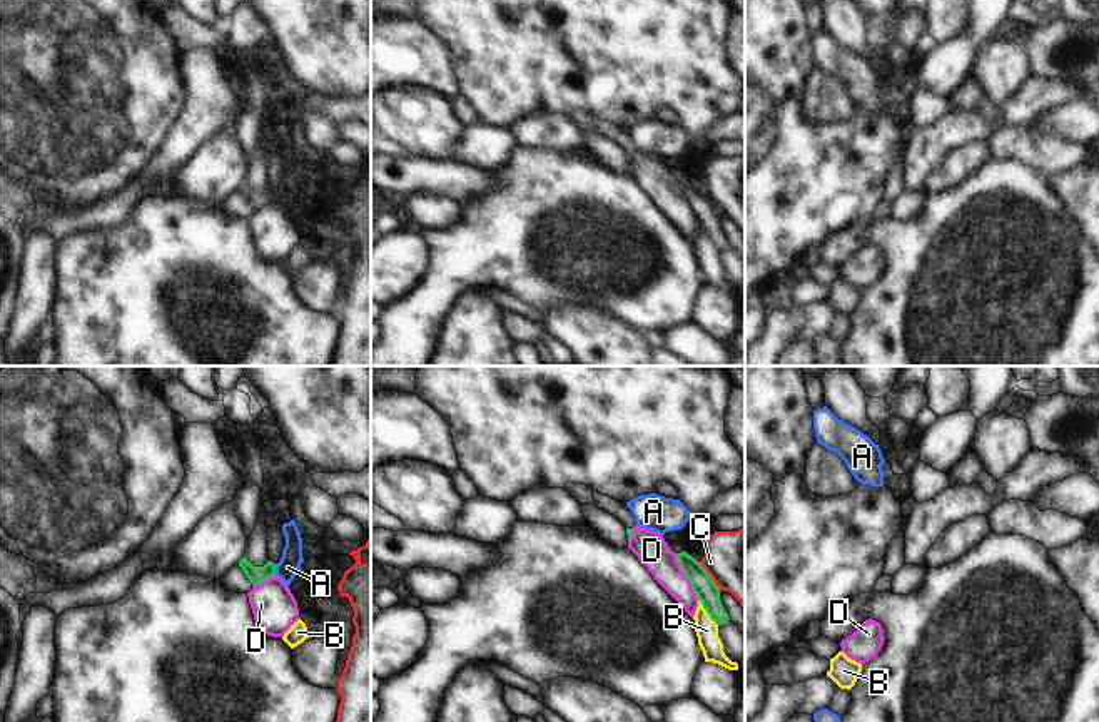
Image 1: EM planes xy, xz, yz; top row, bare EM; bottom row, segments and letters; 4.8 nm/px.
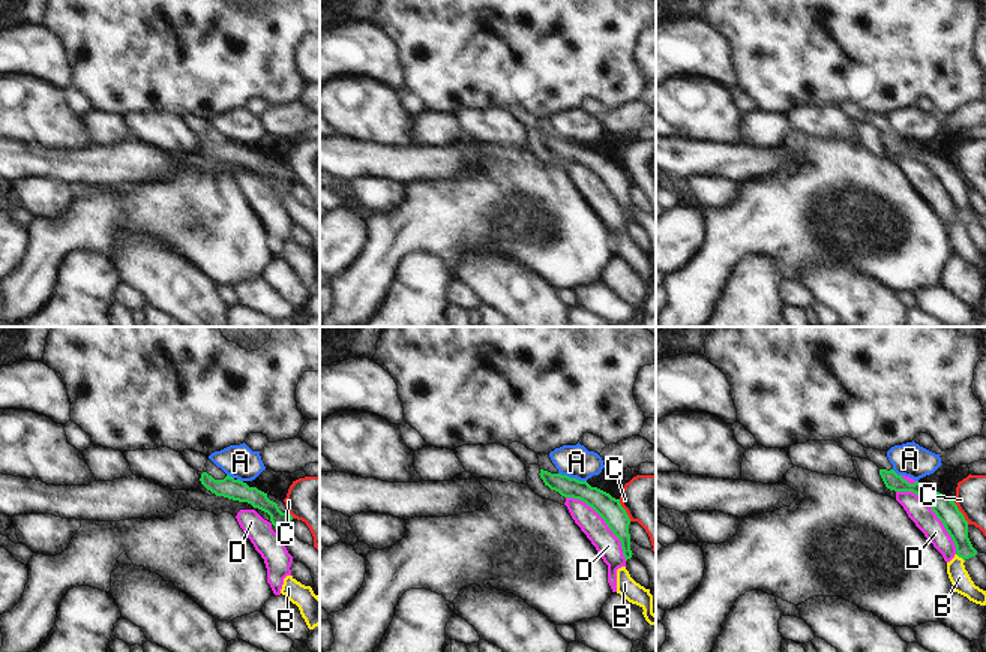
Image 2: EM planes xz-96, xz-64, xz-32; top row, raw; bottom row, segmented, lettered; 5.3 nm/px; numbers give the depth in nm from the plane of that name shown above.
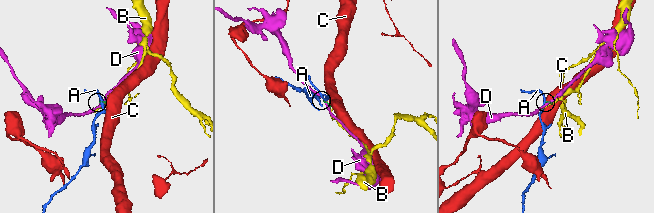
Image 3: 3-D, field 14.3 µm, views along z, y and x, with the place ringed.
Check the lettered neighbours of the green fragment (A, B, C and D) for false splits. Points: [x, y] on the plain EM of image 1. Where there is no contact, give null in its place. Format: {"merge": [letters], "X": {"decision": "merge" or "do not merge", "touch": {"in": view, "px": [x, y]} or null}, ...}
{"merge": [], "A": {"decision": "do not merge", "touch": {"in": "xy", "px": [274, 196]}}, "B": {"decision": "do not merge", "touch": {"in": "xz", "px": [707, 238]}}, "C": {"decision": "do not merge", "touch": {"in": "xz", "px": [709, 201]}}, "D": {"decision": "do not merge", "touch": {"in": "xz", "px": [685, 201]}}}

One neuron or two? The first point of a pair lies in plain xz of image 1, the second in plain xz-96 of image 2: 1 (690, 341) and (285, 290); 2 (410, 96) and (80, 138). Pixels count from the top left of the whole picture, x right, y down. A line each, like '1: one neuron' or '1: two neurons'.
1: two neurons
2: one neuron

